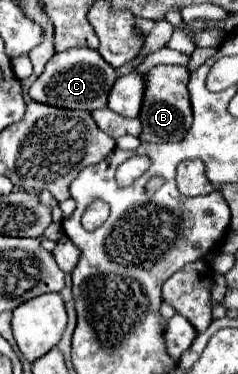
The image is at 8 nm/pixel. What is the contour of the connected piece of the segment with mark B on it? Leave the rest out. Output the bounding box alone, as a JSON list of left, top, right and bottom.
[140,65,192,141]

